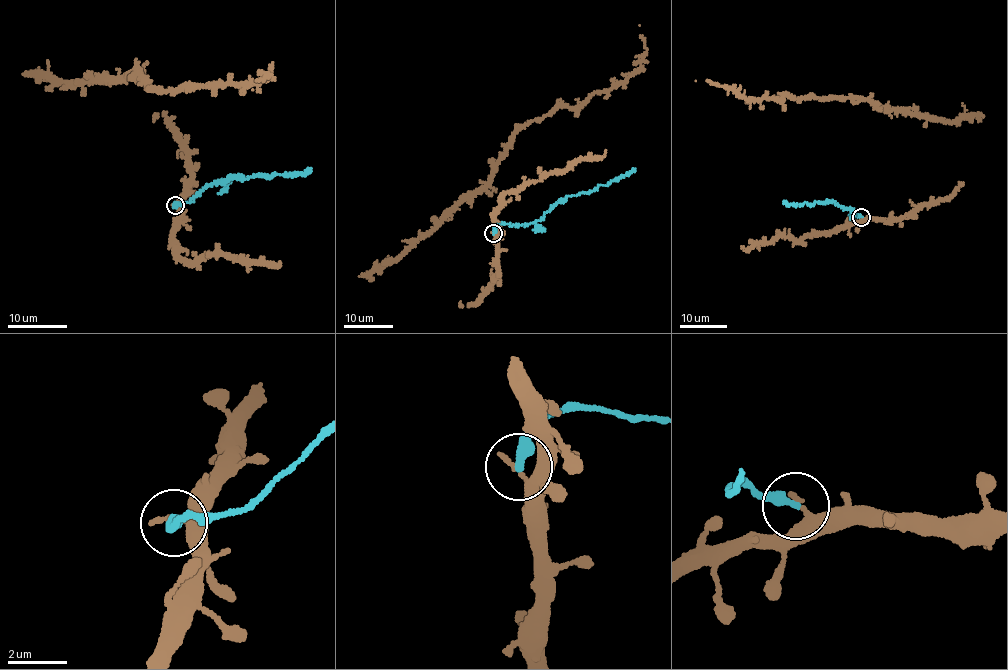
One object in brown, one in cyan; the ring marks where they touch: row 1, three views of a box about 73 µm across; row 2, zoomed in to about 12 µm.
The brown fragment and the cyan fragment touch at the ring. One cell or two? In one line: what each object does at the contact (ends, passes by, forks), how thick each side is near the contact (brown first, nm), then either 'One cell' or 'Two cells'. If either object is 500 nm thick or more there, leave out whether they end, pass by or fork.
At the ring brown ends. At the ring cyan ends. Thickness 220 nm (brown) against 360 nm. Two cells

